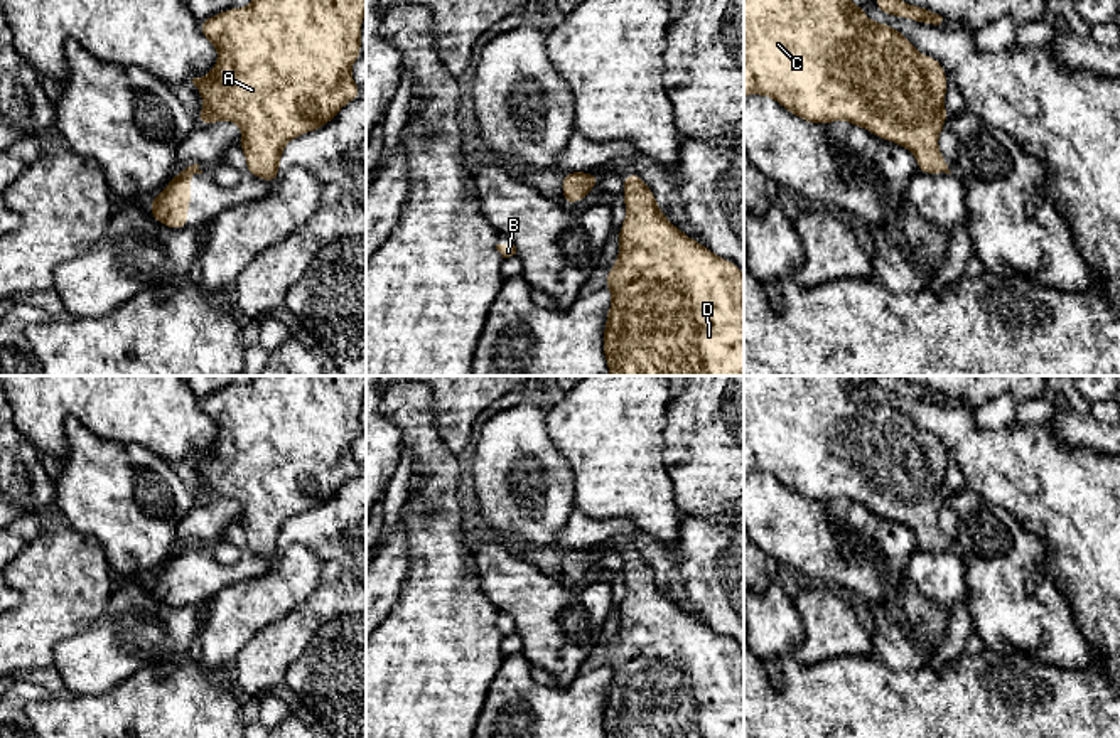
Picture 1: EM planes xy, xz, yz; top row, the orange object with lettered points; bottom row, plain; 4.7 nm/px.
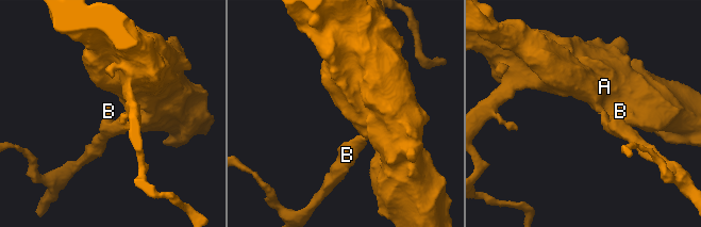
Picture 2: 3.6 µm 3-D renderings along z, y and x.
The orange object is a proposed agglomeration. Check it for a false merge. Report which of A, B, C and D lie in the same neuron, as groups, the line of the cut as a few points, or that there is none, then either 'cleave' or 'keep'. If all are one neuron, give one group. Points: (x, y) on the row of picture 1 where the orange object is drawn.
A C D / B; cut in xz along (564, 196), (574, 201); cleave

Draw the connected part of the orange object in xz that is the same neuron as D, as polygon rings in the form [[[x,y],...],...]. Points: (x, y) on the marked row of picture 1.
[[[624,174],[626,221],[619,227],[617,263],[606,273],[612,302],[604,327],[609,376],[744,376],[744,275],[734,261],[688,238],[660,211],[638,174]]]

